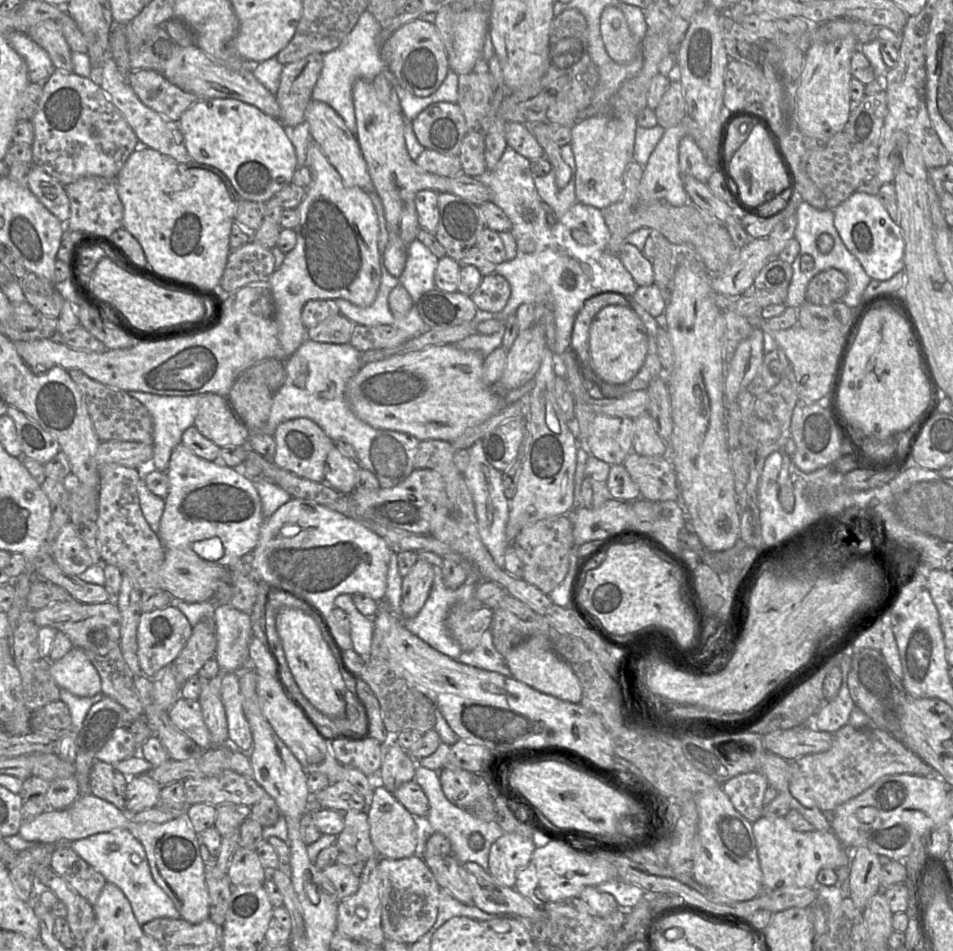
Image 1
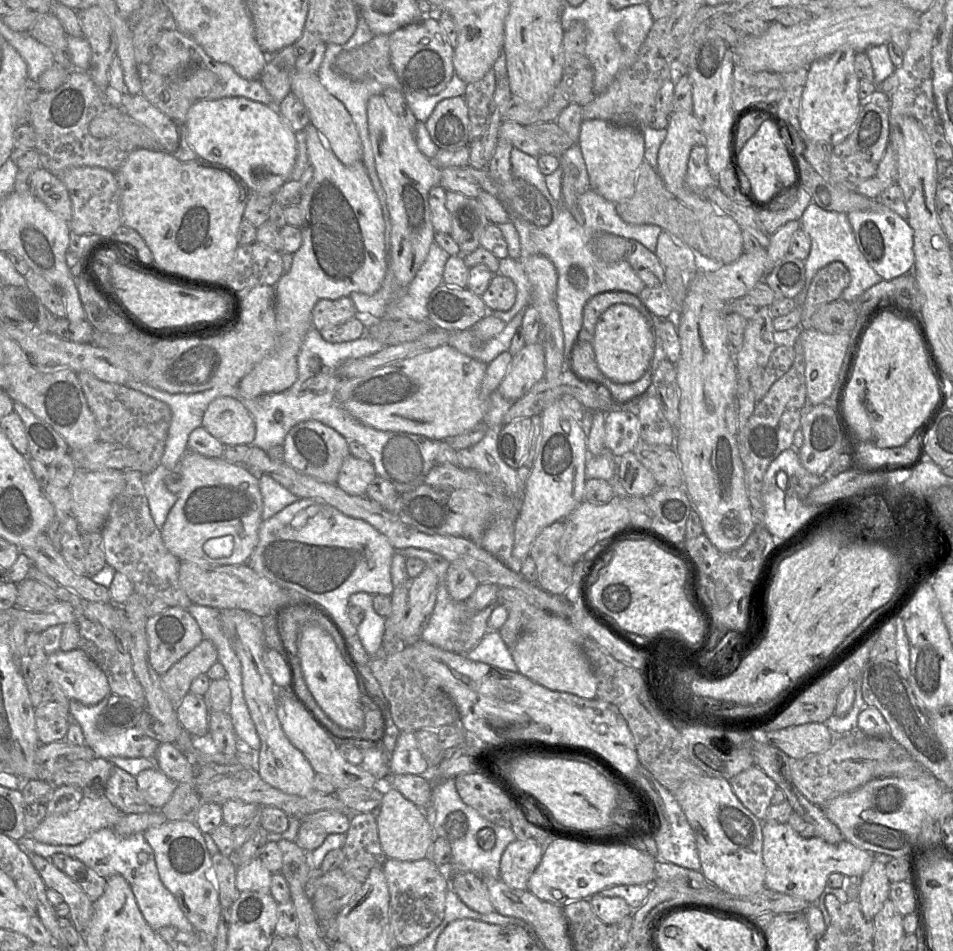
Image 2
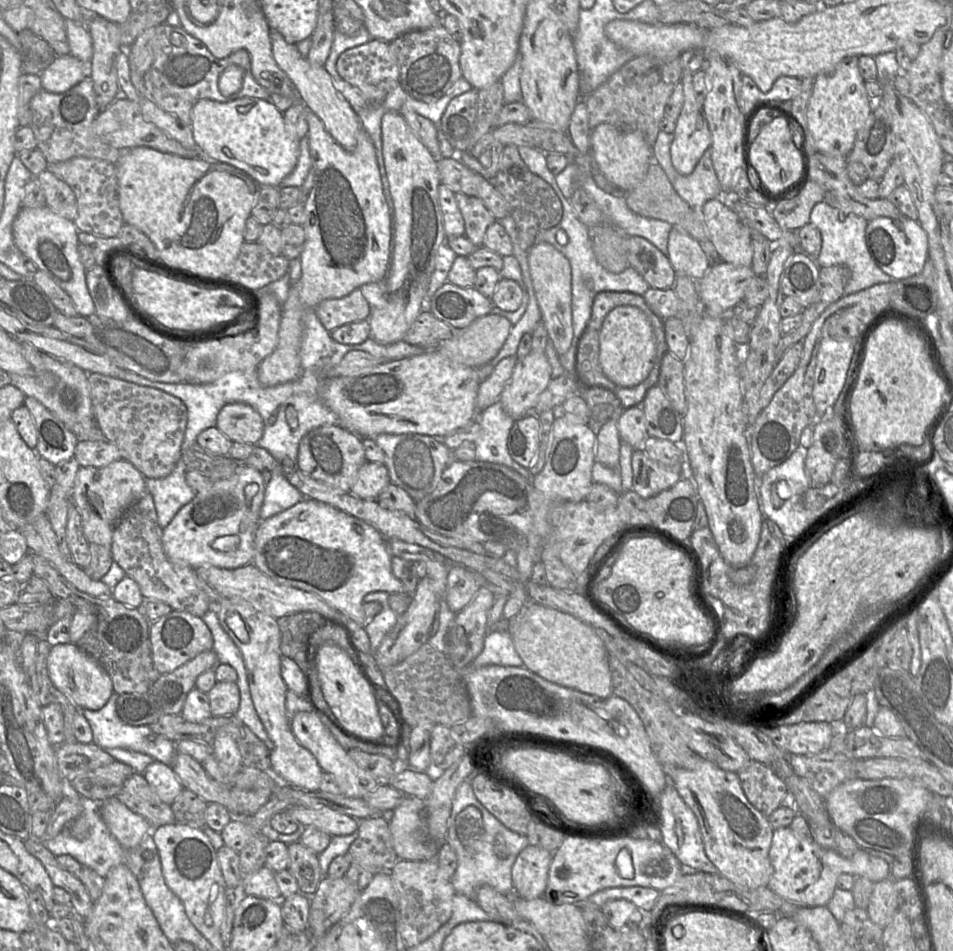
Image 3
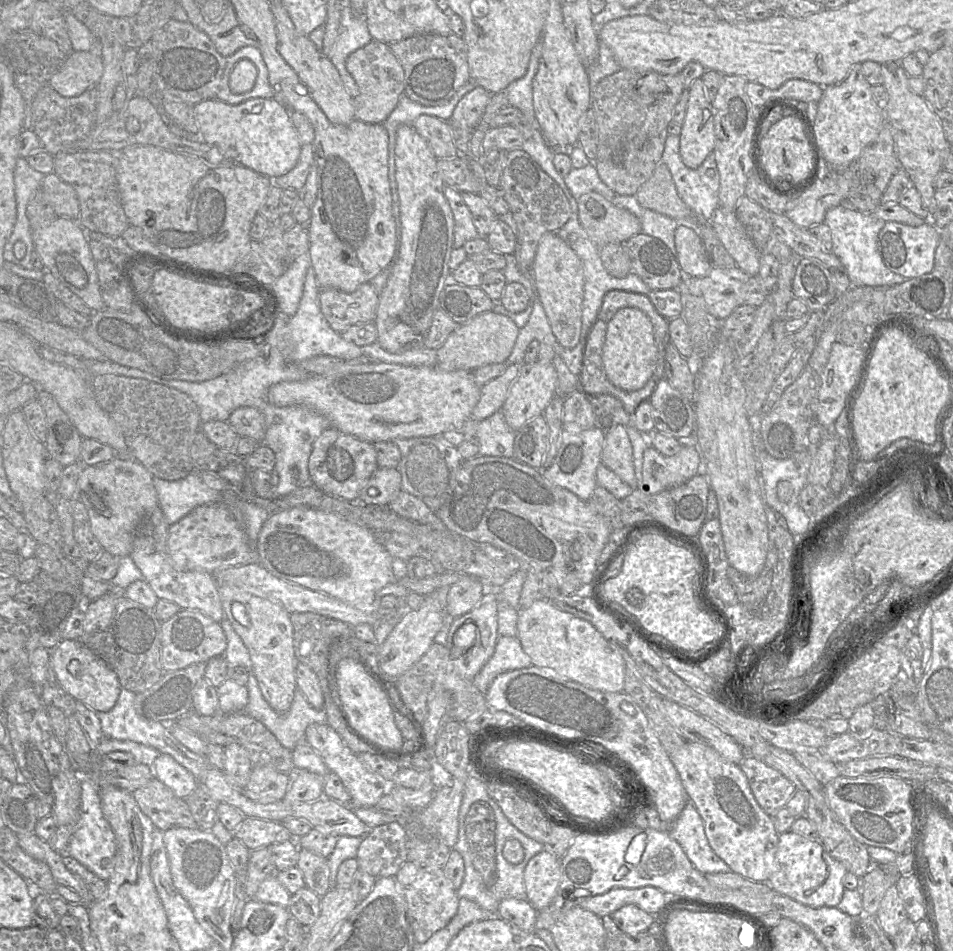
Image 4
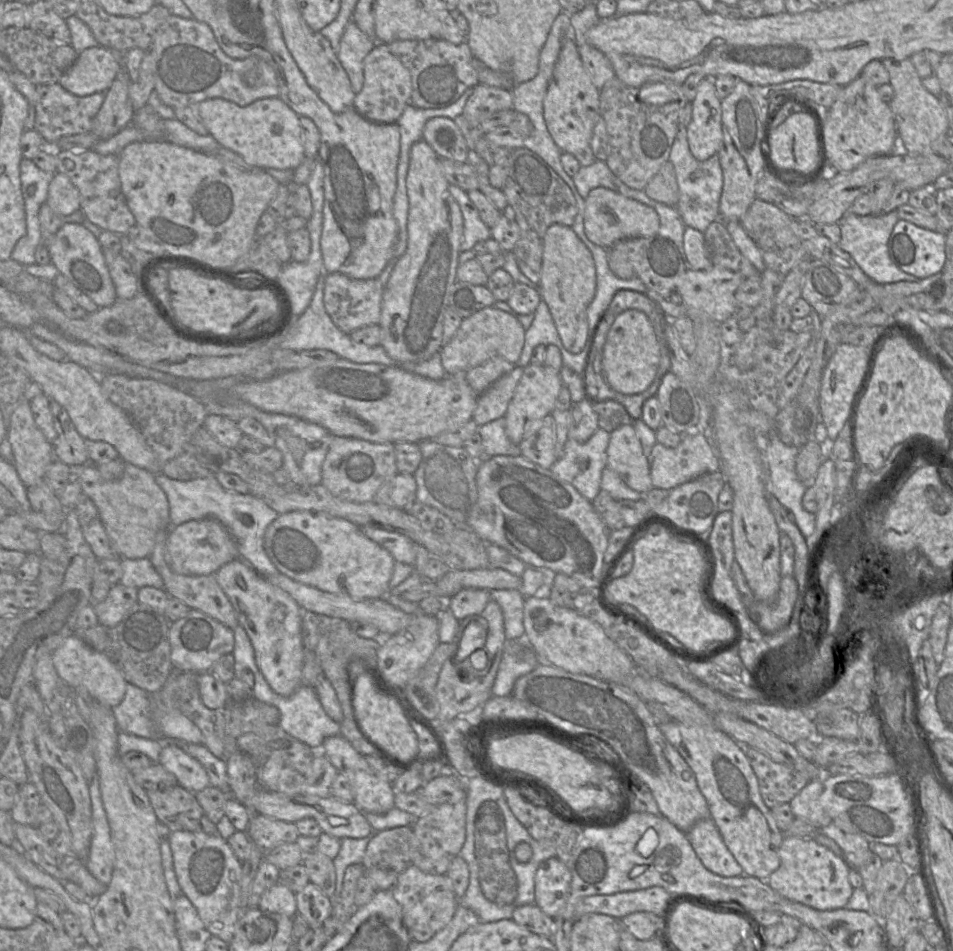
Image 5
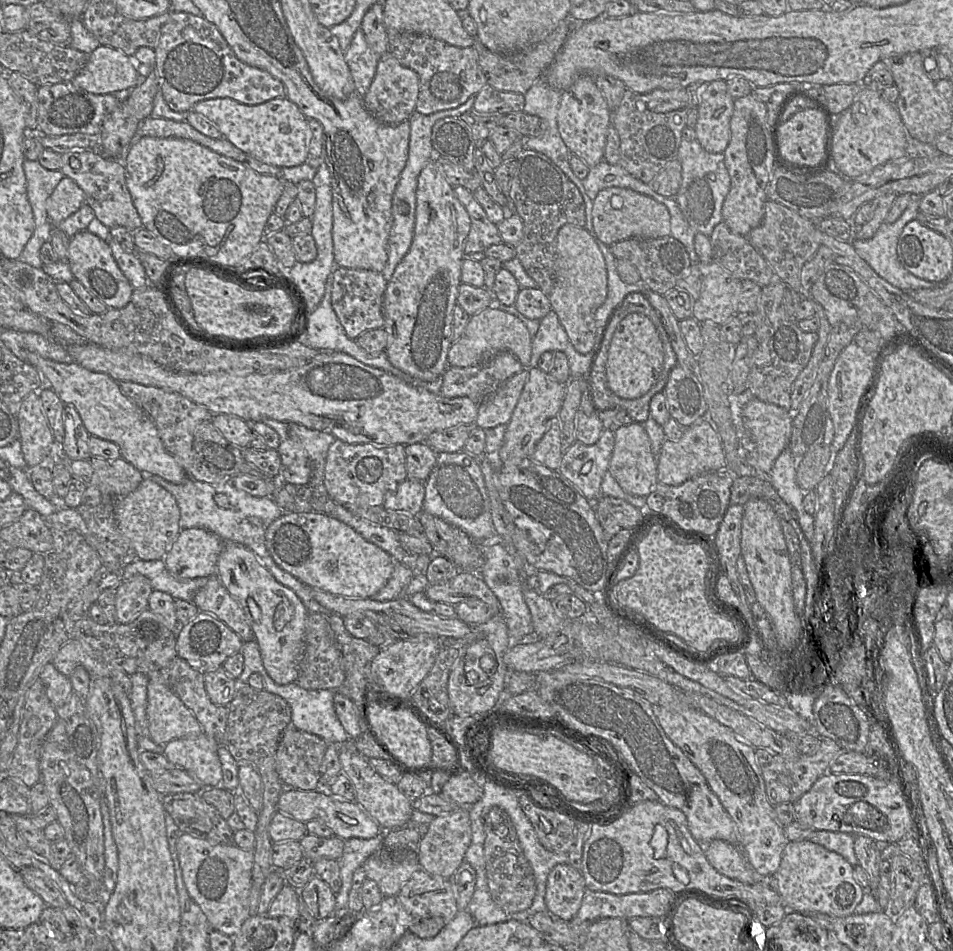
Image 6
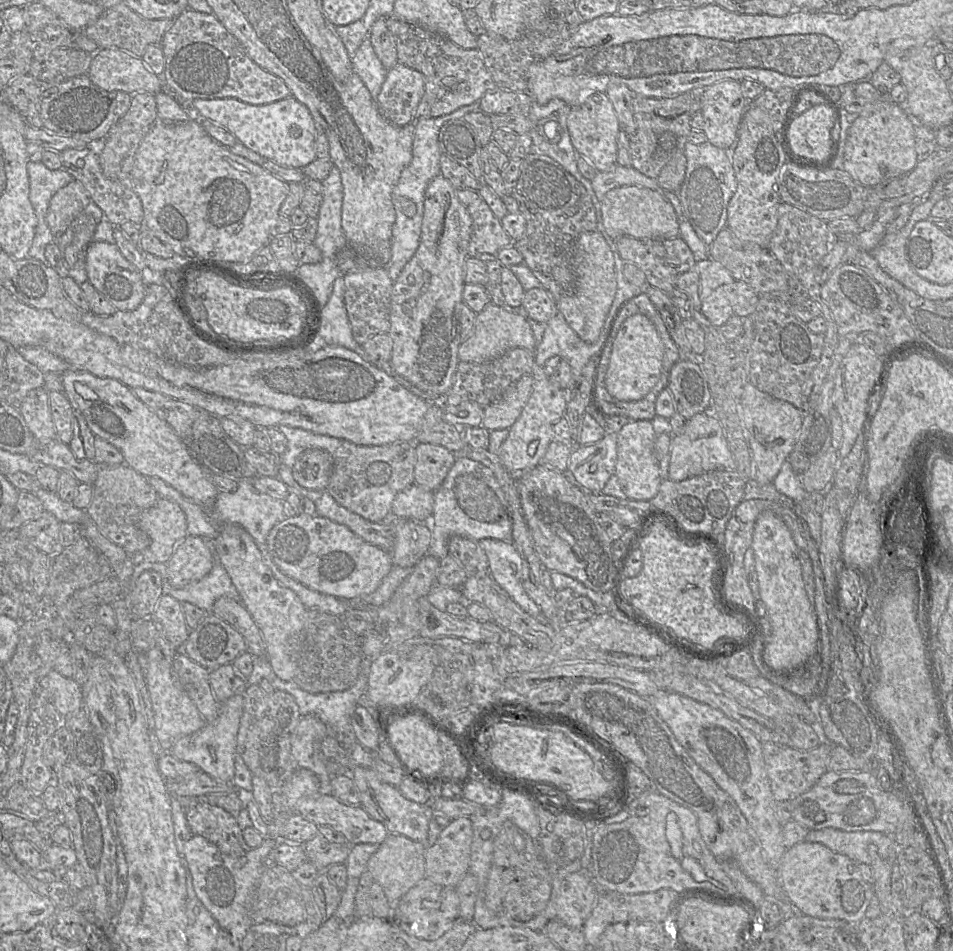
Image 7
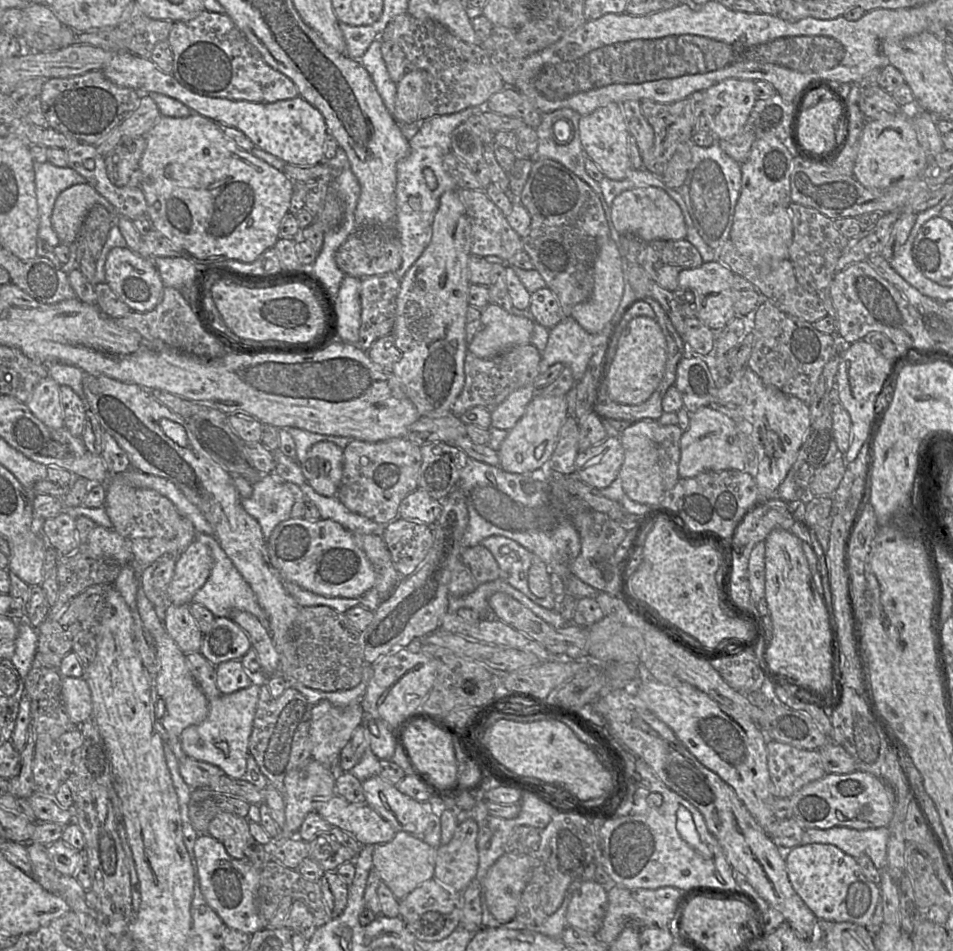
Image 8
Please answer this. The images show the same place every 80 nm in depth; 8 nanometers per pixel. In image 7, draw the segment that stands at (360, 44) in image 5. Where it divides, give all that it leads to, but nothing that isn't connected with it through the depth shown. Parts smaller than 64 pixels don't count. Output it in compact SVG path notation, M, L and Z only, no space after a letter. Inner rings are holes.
M368 38L363 40L355 54L351 57L351 63L353 72L361 78L370 91L372 98L376 100L385 81L387 70L377 57Z

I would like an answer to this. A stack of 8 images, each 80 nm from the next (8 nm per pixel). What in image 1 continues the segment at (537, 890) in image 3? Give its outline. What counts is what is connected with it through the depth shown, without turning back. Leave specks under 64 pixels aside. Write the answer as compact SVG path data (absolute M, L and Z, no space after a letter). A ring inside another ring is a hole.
M505 833L489 851L489 874L501 885L515 887L517 873L528 865L536 846L531 838Z

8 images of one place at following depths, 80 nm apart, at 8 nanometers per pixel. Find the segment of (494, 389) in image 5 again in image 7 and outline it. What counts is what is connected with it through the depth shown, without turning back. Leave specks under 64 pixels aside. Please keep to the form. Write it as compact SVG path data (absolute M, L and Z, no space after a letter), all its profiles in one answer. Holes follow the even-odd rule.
M523 375L497 399L484 408L481 426L489 431L509 429L520 416L532 390L533 375Z

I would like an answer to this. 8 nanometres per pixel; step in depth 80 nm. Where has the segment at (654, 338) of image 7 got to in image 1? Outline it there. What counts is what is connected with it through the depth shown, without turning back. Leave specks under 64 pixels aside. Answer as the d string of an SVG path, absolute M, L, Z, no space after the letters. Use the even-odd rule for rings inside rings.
M610 305L594 317L589 332L589 352L595 374L608 383L630 381L644 364L648 350L646 329L631 307Z

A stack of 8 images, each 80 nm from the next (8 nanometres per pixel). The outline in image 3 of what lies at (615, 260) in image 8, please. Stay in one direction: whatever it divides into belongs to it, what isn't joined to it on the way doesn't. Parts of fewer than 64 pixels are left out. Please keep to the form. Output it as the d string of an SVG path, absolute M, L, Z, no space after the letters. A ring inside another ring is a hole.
M542 242L527 252L534 293L541 311L542 323L549 341L560 356L568 350L573 339L572 323L572 272L568 259L553 245Z

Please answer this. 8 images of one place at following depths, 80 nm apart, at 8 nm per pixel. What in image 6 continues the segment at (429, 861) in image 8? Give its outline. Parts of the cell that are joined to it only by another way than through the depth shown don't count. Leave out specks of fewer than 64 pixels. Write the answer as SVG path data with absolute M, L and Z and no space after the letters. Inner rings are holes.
M376 853L362 865L366 878L374 881L384 897L397 896L412 874L420 869L417 859L391 859Z

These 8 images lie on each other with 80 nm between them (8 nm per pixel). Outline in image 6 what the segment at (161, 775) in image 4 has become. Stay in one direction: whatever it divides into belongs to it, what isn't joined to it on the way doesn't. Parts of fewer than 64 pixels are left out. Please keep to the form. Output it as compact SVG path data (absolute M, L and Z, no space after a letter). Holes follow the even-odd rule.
M203 732L199 736L179 738L170 741L164 745L163 754L175 767L186 770L192 777L201 782L204 789L208 789L218 787L223 776L218 755L220 746L219 741Z

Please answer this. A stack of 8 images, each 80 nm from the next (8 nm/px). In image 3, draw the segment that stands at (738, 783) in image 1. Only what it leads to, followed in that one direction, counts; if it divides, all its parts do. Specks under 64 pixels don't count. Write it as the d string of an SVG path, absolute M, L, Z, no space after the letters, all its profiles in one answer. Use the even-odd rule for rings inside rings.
M749 760L737 775L747 800L765 817L780 806L788 792L785 783L760 762Z

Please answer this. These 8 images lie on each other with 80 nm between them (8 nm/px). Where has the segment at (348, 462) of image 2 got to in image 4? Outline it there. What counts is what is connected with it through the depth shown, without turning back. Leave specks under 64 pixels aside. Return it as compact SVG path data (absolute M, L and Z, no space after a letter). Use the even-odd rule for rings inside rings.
M378 468L361 490L359 501L366 505L387 506L401 488L401 475L395 468Z

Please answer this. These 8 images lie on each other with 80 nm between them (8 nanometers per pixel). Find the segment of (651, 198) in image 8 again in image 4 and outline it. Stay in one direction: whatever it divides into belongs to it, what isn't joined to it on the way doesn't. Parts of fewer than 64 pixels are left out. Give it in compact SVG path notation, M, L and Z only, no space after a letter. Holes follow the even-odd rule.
M596 192L583 194L577 203L581 226L597 247L624 243L641 233L641 223L633 213L615 206Z

